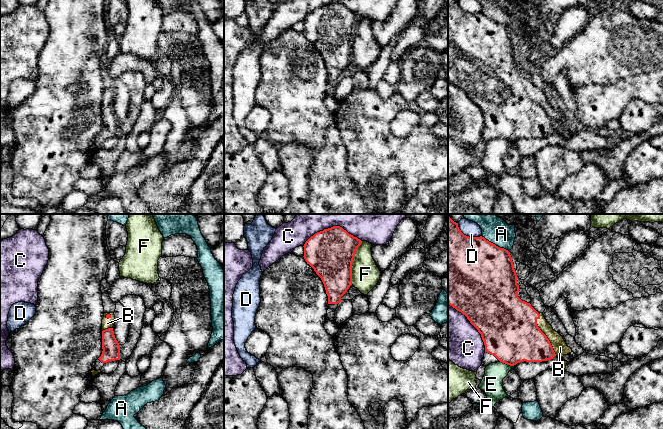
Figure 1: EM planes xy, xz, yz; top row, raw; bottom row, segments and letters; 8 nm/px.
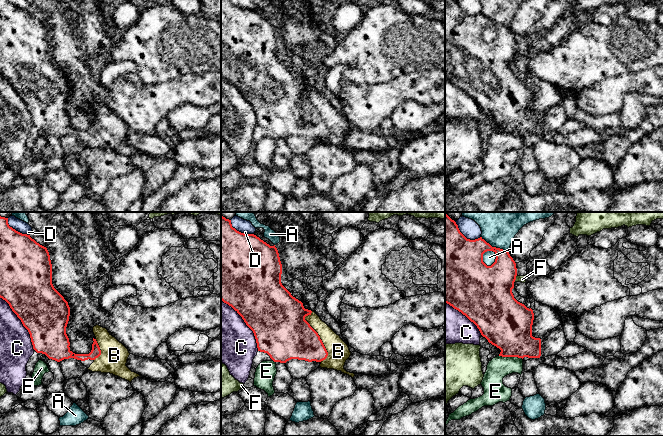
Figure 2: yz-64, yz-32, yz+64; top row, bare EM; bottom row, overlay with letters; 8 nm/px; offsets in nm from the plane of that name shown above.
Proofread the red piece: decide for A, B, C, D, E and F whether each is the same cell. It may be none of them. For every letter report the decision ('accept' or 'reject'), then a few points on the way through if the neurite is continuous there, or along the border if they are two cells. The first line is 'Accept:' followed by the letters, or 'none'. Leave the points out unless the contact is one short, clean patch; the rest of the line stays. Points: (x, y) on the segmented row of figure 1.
Accept: B
A: reject
B: accept; way yz (513, 336), (544, 334), (556, 346), (560, 347)
C: reject
D: reject
E: reject; border yz (500, 361), (514, 365)
F: reject

